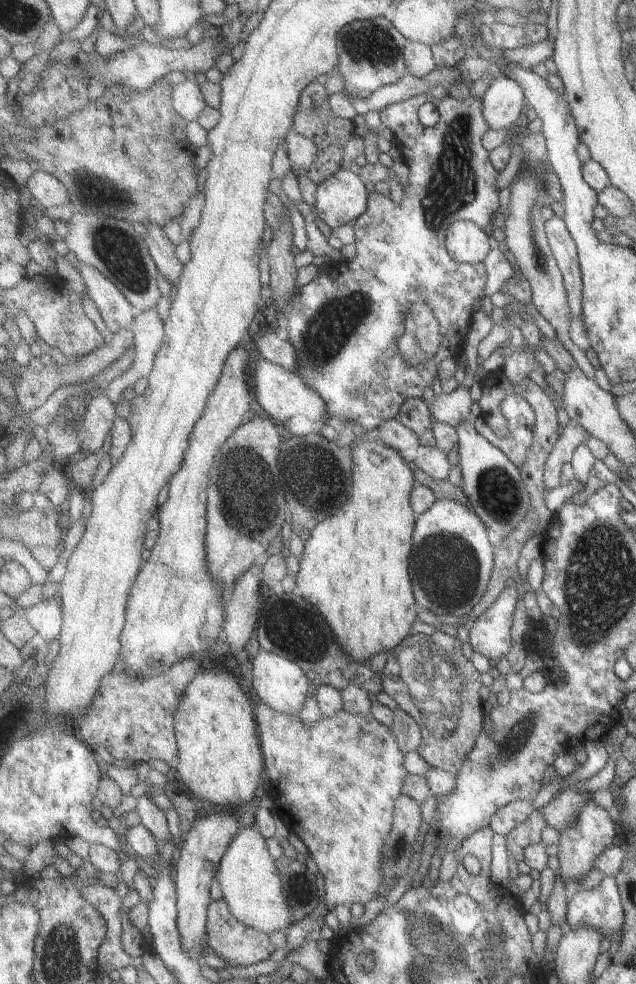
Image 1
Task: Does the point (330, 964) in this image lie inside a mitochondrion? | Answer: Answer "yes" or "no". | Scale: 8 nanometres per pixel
no

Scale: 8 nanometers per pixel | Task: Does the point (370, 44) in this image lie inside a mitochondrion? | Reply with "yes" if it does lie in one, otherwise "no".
yes

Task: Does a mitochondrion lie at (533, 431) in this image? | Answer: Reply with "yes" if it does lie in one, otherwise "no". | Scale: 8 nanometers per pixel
no

